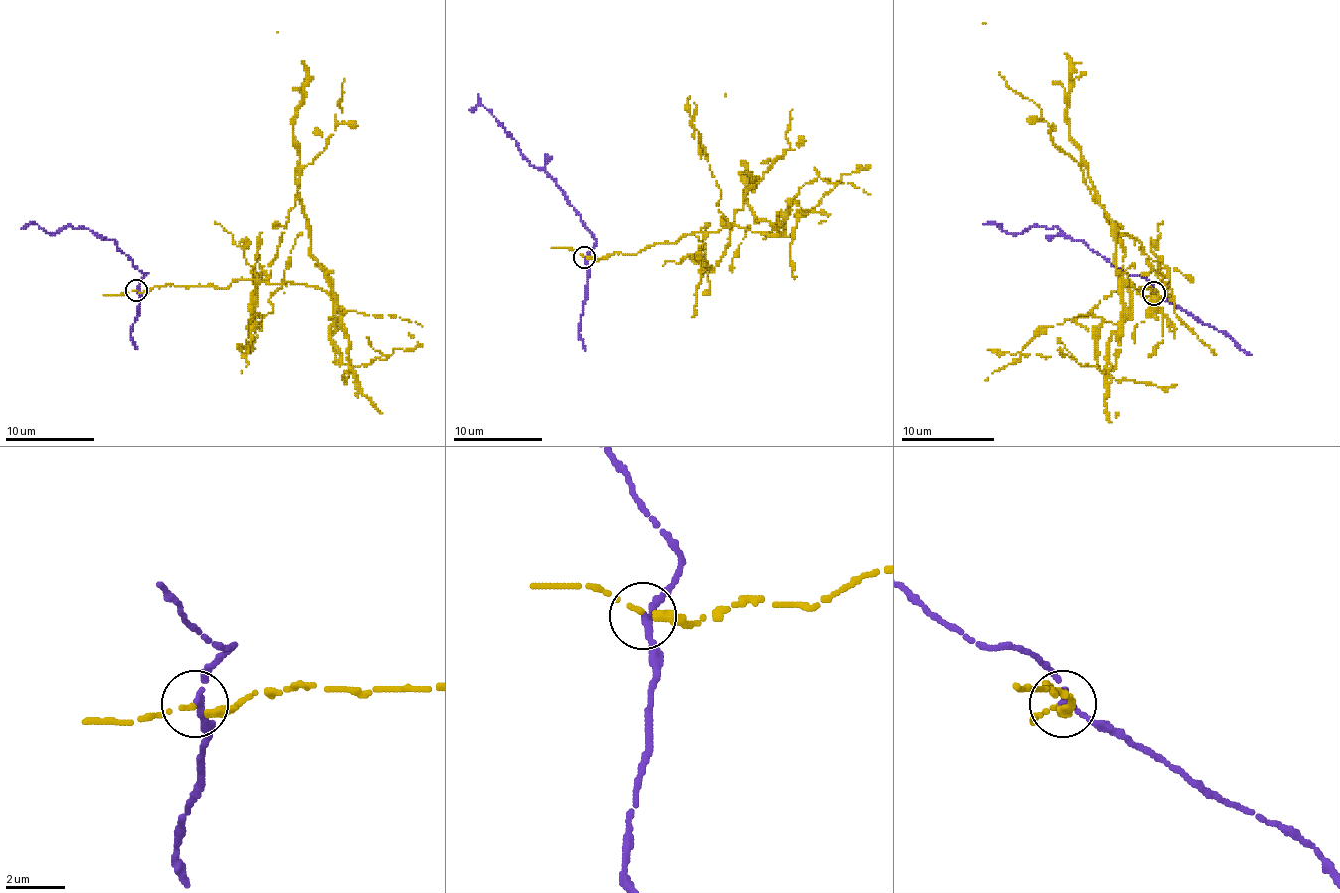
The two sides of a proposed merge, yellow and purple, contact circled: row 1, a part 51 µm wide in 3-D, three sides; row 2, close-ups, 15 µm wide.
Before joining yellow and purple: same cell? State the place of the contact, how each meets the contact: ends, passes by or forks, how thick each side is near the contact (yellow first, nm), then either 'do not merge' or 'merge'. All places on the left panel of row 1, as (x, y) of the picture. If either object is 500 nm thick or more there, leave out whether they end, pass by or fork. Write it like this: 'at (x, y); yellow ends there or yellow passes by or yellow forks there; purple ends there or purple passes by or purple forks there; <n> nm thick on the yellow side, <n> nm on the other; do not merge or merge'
at (136, 290); yellow passes by; purple passes by; 170 nm thick on the yellow side, 200 nm on the other; do not merge

